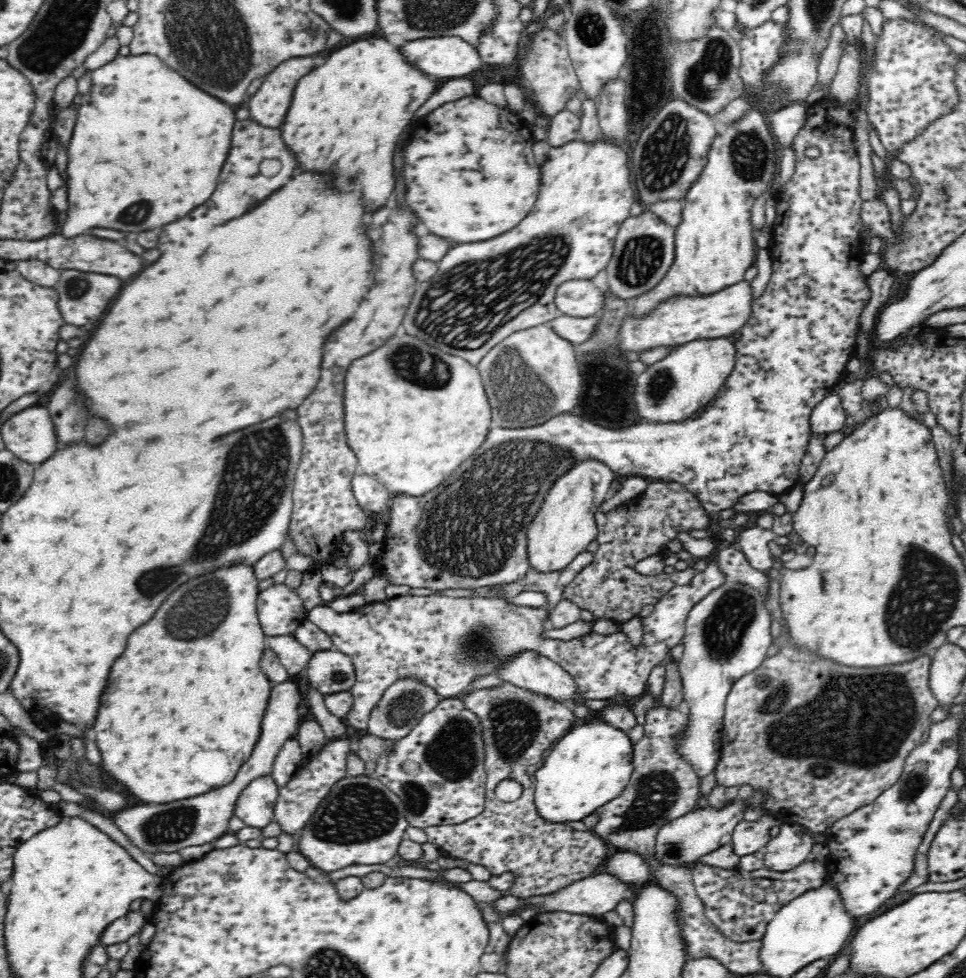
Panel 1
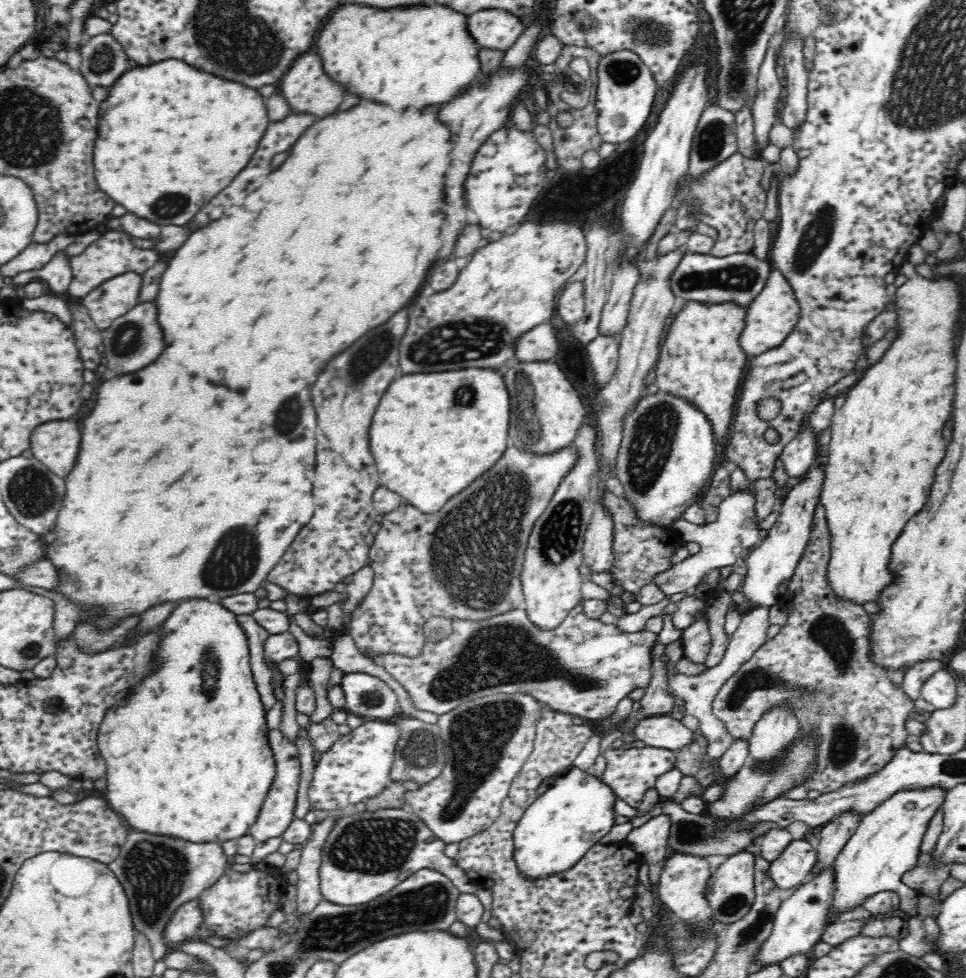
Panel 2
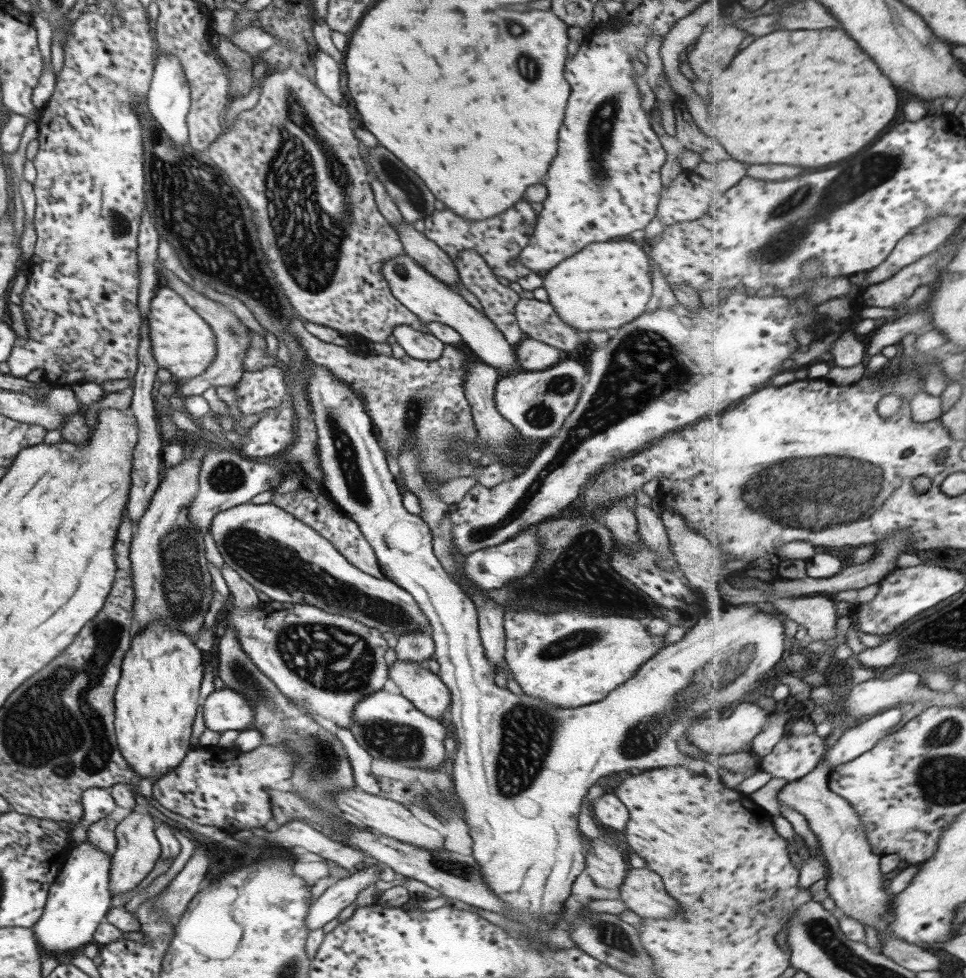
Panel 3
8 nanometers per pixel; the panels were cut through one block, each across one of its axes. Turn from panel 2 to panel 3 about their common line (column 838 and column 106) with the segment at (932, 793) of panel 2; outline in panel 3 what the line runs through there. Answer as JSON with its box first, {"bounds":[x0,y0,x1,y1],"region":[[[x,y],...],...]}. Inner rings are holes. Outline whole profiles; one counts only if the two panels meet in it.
{"bounds":[31,841,112,956],"region":[[[87,841],[70,849],[49,887],[39,920],[31,926],[37,948],[44,950],[45,956],[93,943],[93,933],[111,907],[108,881],[111,857],[112,854],[105,854]]]}

